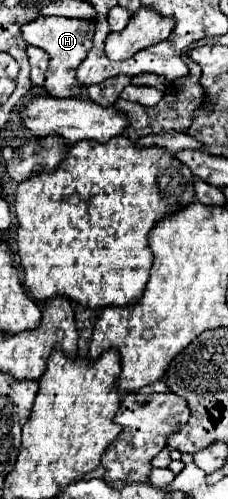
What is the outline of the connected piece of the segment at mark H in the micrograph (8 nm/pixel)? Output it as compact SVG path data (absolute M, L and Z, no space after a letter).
M39 16L37 20L21 26L23 38L27 44L37 46L49 54L49 68L45 72L45 90L53 98L77 98L83 94L83 86L77 82L77 66L85 60L87 52L93 48L95 22L93 20L73 20L73 18L55 18Z

